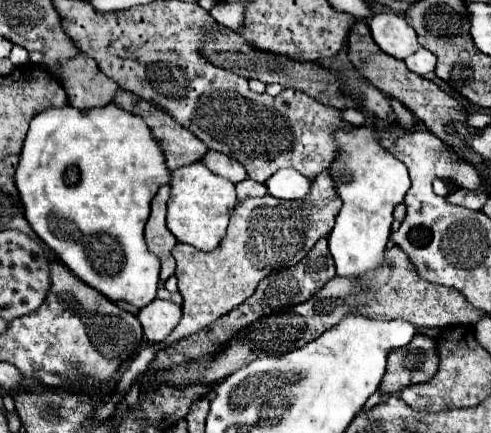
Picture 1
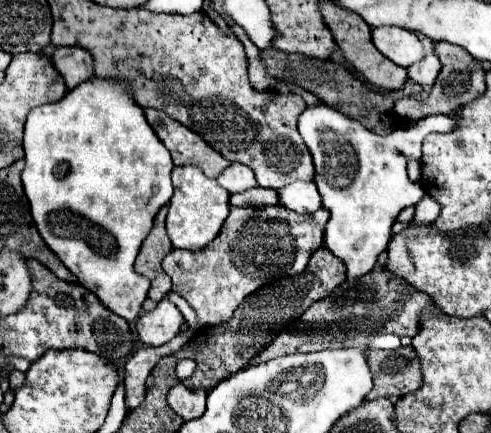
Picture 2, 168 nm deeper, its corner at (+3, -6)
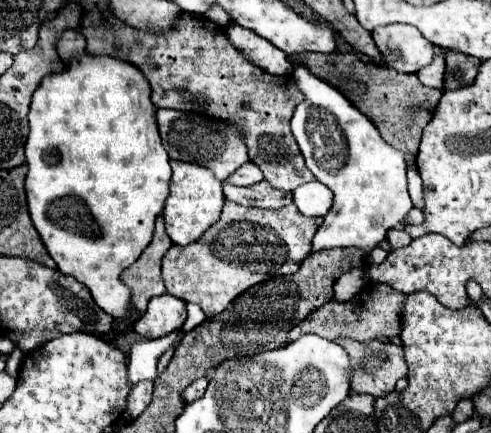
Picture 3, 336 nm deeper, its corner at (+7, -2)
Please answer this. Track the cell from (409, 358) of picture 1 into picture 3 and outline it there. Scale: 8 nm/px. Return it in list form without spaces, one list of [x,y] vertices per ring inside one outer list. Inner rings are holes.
[[[342,338],[342,340],[336,340],[336,342],[348,352],[348,356],[352,360],[352,368],[354,368],[352,392],[370,394],[374,398],[386,396],[394,390],[394,386],[400,378],[408,376],[408,366],[406,366],[406,360],[404,360],[402,346],[396,346],[392,342],[382,342],[382,340],[358,342],[358,340],[352,340],[352,338]]]

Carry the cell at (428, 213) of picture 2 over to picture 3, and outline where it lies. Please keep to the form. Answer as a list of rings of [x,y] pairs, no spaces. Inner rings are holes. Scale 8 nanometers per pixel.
[[[396,226],[396,228],[392,228],[392,230],[388,232],[388,242],[390,242],[390,246],[392,246],[394,250],[400,248],[400,246],[406,246],[410,240],[412,240],[412,238],[402,230],[402,226]]]

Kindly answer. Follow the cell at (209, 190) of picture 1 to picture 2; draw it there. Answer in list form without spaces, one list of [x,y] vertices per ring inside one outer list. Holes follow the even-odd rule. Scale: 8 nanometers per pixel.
[[[176,166],[172,172],[172,182],[174,196],[168,204],[166,218],[166,230],[172,240],[172,246],[184,250],[202,250],[216,238],[230,212],[230,192],[226,188],[220,188],[214,178],[204,176],[204,172],[196,166]]]

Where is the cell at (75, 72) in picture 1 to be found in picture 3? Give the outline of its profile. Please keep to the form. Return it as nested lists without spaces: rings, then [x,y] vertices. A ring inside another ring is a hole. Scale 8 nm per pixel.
[[[66,30],[66,32],[62,32],[60,42],[56,44],[56,50],[58,50],[62,62],[64,60],[68,62],[70,58],[74,58],[76,54],[82,54],[86,50],[84,36],[80,36],[80,32],[76,32],[76,30]]]

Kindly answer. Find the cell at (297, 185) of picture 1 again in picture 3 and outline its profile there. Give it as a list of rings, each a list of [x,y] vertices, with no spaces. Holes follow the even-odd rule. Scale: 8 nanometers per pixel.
[[[312,180],[312,182],[300,184],[292,192],[292,200],[304,216],[318,218],[318,216],[324,216],[332,206],[332,192],[318,180]]]

